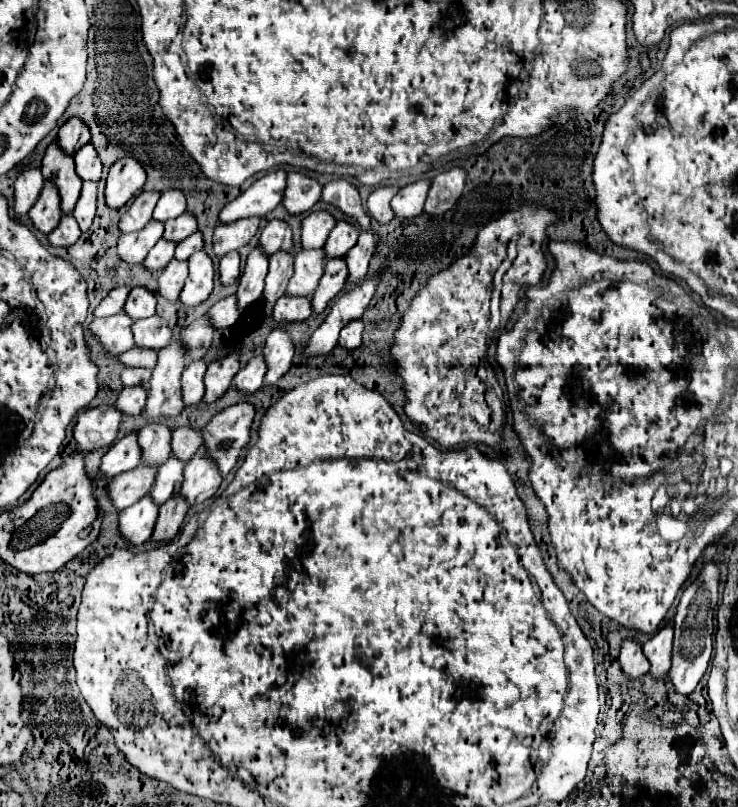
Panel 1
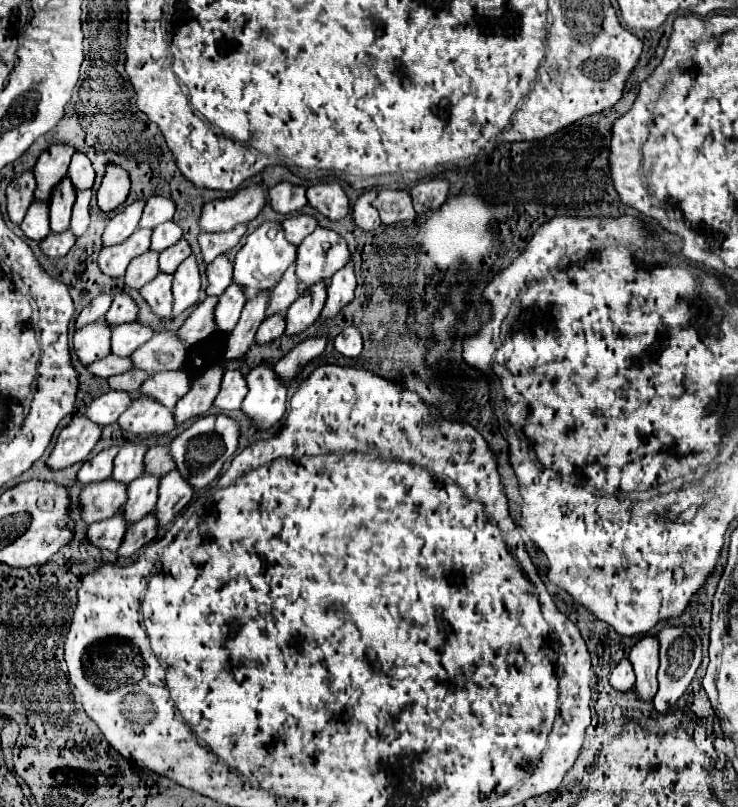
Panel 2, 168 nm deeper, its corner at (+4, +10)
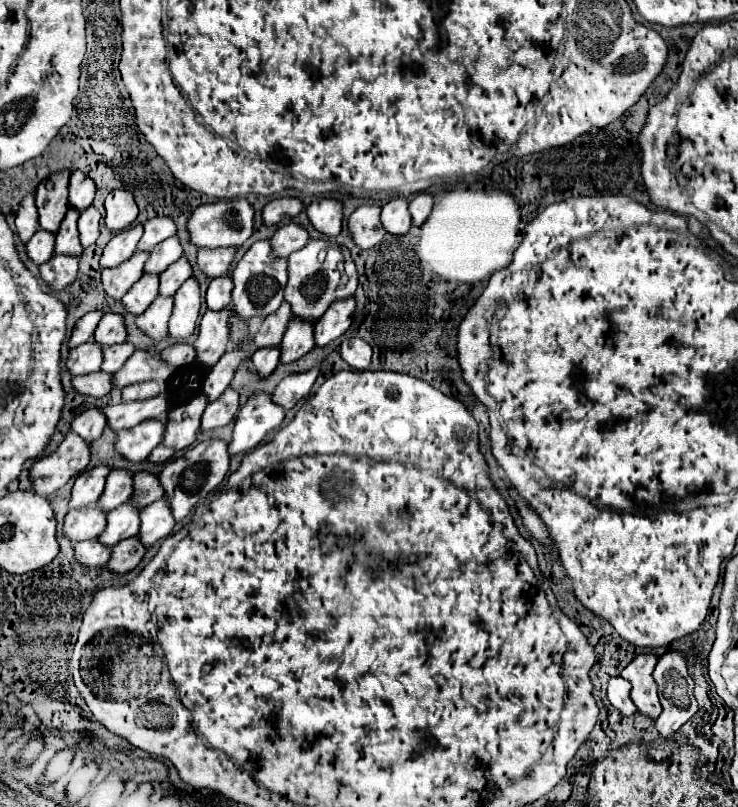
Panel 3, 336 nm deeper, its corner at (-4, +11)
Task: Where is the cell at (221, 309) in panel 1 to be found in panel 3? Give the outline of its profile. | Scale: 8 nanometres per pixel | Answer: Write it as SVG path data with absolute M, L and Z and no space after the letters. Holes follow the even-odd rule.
M172 344L160 352L160 360L164 360L172 368L192 364L194 356L196 356L196 352L192 350L190 344Z

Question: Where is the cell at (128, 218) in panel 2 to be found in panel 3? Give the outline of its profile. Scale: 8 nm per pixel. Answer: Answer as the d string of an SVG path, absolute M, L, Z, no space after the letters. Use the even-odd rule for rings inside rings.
M134 224L124 232L118 232L108 246L104 248L100 266L102 268L116 268L120 266L124 260L130 260L136 254L136 244L142 236L142 224Z

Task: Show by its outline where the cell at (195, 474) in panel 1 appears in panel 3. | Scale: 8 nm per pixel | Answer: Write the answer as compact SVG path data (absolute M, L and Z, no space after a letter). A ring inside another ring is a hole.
M164 498L146 506L140 512L140 542L146 546L146 550L150 550L158 540L164 540L172 532L174 524L172 510Z

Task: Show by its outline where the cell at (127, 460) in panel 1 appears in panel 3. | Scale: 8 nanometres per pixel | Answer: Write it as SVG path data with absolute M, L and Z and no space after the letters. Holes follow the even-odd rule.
M94 466L90 470L84 470L76 478L76 482L72 486L72 496L70 496L68 508L74 510L74 508L82 508L82 506L94 504L98 500L100 492L104 490L108 472L110 472L108 466Z

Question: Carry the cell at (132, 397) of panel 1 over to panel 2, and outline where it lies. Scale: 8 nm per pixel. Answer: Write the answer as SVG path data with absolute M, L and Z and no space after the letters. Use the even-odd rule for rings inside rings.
M110 389L108 393L102 393L88 405L86 417L90 421L106 427L110 423L116 423L120 413L124 413L124 409L128 409L128 405L130 405L130 393Z

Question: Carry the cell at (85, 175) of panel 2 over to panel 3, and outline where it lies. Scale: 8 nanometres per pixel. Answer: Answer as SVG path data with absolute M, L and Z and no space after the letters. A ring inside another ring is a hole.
M74 172L70 176L70 184L68 184L68 204L70 208L82 212L84 208L88 208L94 200L96 194L96 186L92 184L92 180L84 174L84 172Z

